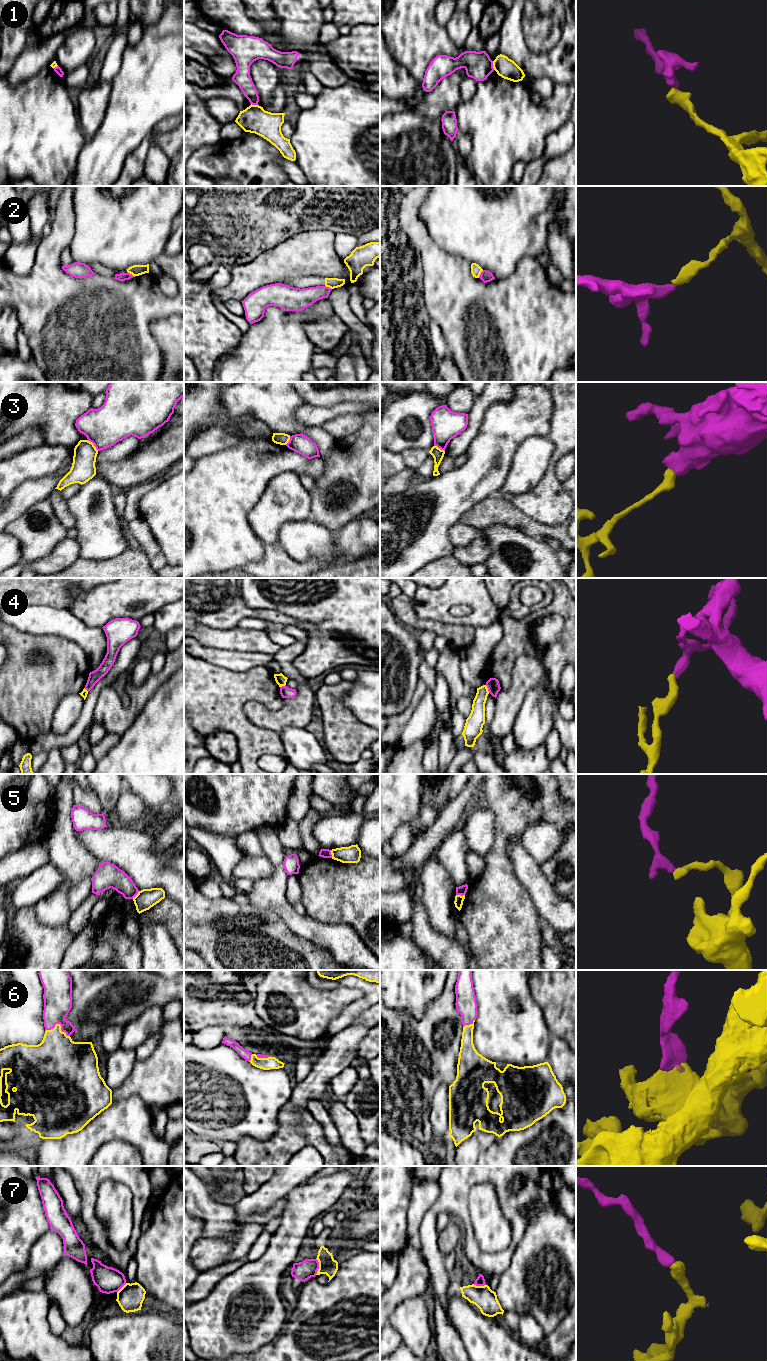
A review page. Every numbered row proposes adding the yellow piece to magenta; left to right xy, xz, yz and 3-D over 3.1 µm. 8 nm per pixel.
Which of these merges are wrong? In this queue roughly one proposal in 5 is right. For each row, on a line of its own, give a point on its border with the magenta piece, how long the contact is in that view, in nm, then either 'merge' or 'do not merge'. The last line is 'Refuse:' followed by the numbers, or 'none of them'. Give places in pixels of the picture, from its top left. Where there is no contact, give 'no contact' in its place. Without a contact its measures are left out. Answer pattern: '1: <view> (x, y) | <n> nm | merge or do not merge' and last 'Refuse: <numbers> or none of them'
1: yz (492, 65) | 70 nm | do not merge
2: yz (480, 274) | 80 nm | do not merge
3: xy (93, 443) | 130 nm | do not merge
4: yz (488, 689) | 70 nm | do not merge
5: yz (460, 894) | 70 nm | do not merge
6: xy (59, 1023) | 200 nm | merge
7: xz (318, 1266) | 140 nm | do not merge
Refuse: 1, 2, 3, 4, 5, 7

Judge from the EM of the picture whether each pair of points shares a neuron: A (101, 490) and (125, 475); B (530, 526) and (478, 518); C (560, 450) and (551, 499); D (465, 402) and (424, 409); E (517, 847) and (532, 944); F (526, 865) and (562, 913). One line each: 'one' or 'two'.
A: two
B: one
C: one
D: two
E: two
F: one

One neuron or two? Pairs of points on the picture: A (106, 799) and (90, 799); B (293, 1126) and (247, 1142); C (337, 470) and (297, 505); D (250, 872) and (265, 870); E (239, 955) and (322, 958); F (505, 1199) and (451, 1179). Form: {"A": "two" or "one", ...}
{"A": "two", "B": "one", "C": "two", "D": "one", "E": "one", "F": "one"}

